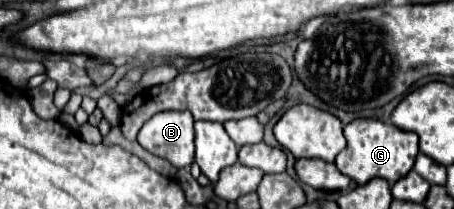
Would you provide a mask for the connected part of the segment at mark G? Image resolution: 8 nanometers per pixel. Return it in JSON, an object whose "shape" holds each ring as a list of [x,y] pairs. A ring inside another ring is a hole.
{"shape":[[[359,118],[345,126],[347,148],[339,152],[335,164],[339,172],[347,174],[357,184],[367,184],[373,178],[385,178],[387,182],[397,182],[403,178],[415,164],[419,154],[419,138],[413,132],[399,130],[393,124],[385,124],[375,118]]]}

